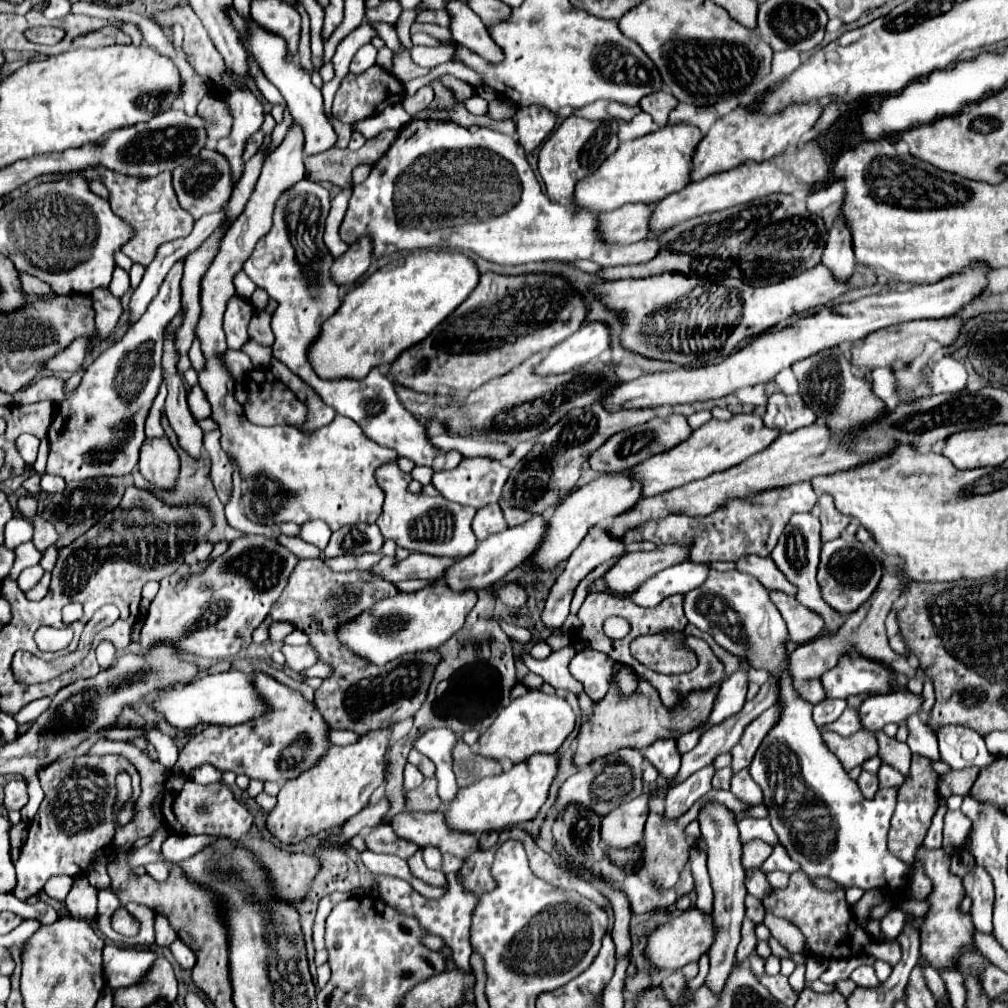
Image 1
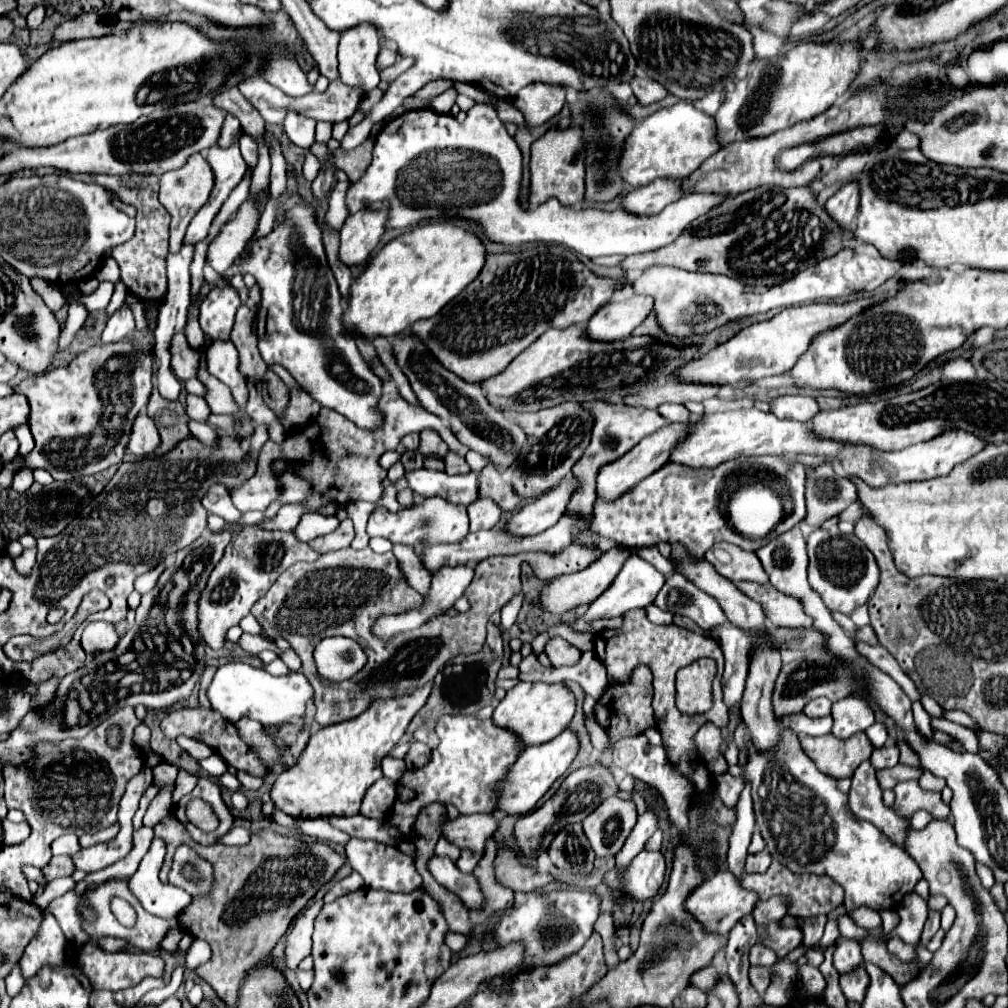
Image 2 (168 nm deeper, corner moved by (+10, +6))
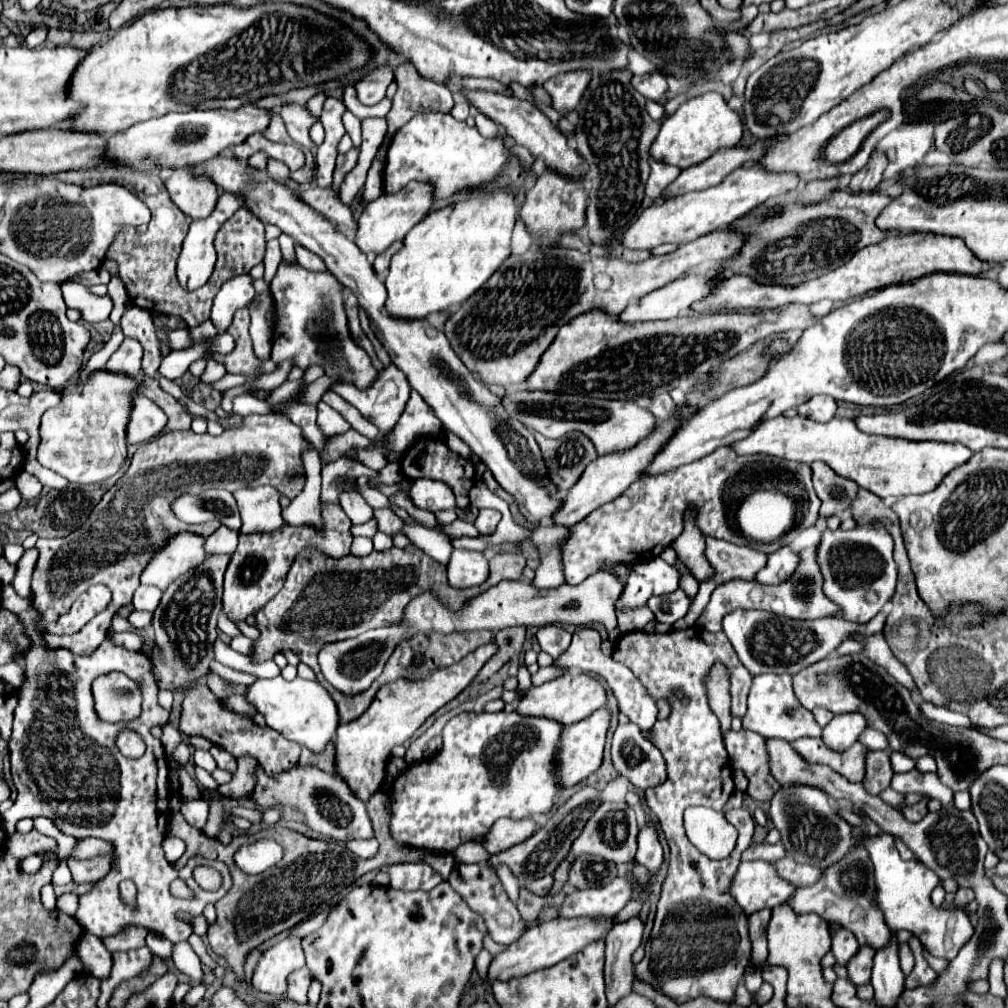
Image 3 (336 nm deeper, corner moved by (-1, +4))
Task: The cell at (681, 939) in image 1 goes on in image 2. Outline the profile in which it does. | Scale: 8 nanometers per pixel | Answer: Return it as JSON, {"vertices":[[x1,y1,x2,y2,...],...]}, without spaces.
{"vertices":[[715,871,715,873,711,873,711,875,703,881,703,885,699,885,699,887,687,897,687,901,685,901,683,907,685,907,685,911,687,911,695,921,701,923,701,927,703,927,703,931,705,931,707,935,727,935,729,929,731,929,743,915,749,915,749,913,751,913,751,909,753,909,755,903,757,903,757,897,755,897,751,891,743,889,743,887,735,881,735,877,733,877,731,871]]}

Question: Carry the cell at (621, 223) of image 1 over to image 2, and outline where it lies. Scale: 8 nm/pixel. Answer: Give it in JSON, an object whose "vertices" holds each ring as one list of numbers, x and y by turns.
{"vertices":[[653,181,643,189,633,189,623,195,621,205,627,213,645,217,659,213,665,205,677,201,681,195,681,181,675,181,675,185,671,185,671,181]]}

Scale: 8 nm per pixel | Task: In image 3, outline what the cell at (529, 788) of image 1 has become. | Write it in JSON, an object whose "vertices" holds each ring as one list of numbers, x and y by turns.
{"vertices":[[606,705,600,707,598,711,594,711,590,717,582,719,580,723,566,727,566,731,562,733,558,765,556,765,556,775,558,775,558,781,562,783,562,787,578,785,580,781,584,781,590,773,594,773,600,767,608,729,610,729,610,709]]}

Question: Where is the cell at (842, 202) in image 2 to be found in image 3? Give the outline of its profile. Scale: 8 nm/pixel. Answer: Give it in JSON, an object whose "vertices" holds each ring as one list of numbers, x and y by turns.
{"vertices":[[874,151,870,155,870,161,866,163,866,167,862,167,858,173,854,173,850,187,854,187,854,195,866,193,866,187,876,187,882,181,882,173,888,167,888,157,882,151]]}

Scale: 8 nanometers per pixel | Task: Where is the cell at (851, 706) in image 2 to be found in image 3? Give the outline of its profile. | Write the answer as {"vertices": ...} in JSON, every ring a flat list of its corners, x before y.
{"vertices":[[836,715,824,729,822,741,832,751,846,751,858,739,858,735,866,729,866,721,862,715]]}

